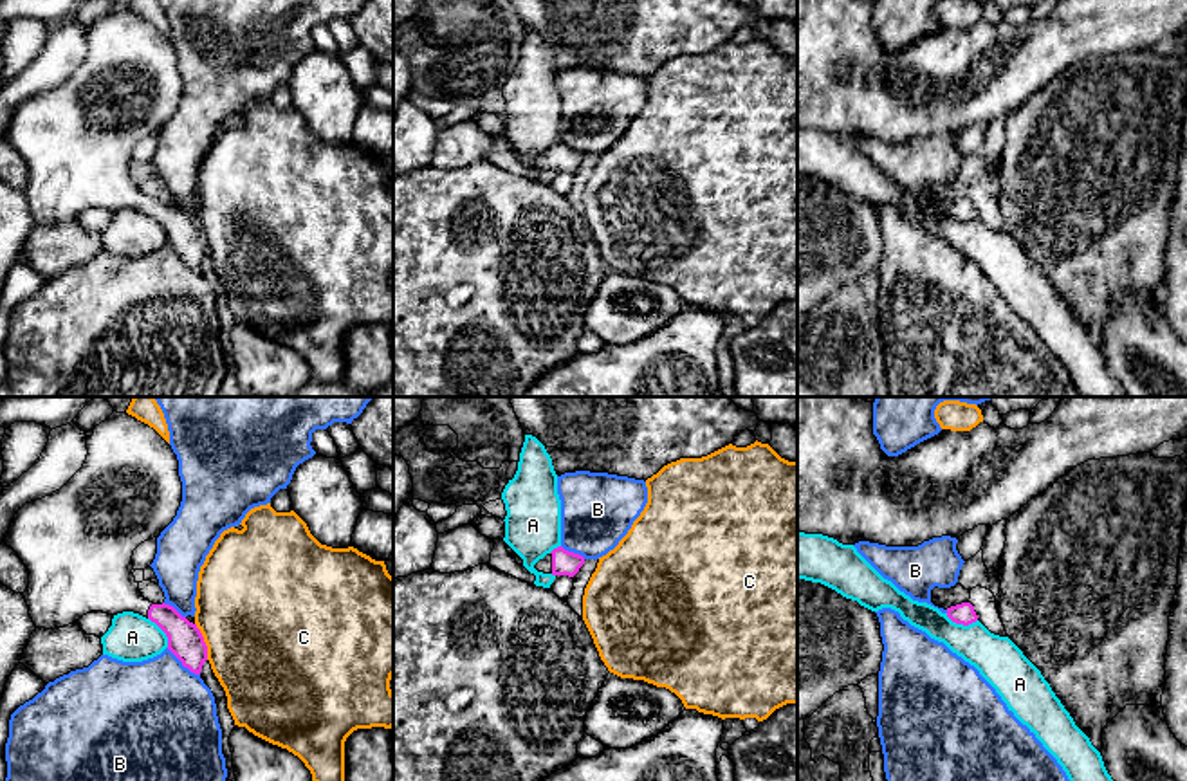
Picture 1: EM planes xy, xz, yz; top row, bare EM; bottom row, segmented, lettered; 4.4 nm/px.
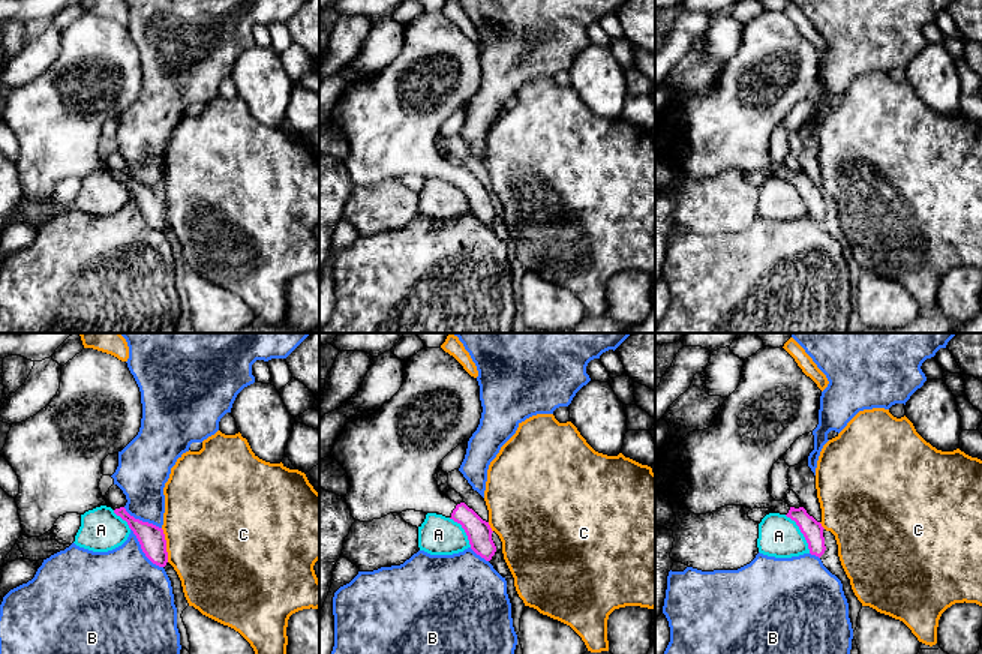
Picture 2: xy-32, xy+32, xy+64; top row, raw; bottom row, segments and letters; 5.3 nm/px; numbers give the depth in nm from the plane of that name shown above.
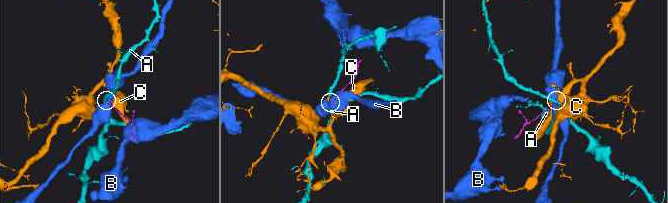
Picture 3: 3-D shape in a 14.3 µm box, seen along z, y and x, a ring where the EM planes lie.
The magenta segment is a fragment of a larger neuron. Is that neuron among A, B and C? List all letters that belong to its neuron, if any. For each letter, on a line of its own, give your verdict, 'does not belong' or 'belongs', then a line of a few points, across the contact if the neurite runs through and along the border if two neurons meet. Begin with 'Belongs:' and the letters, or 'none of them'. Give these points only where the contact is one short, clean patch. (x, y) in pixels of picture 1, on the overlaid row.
Belongs: none of them
A: does not belong; line yz (946, 614), (964, 624), (976, 621)
B: does not belong
C: does not belong

